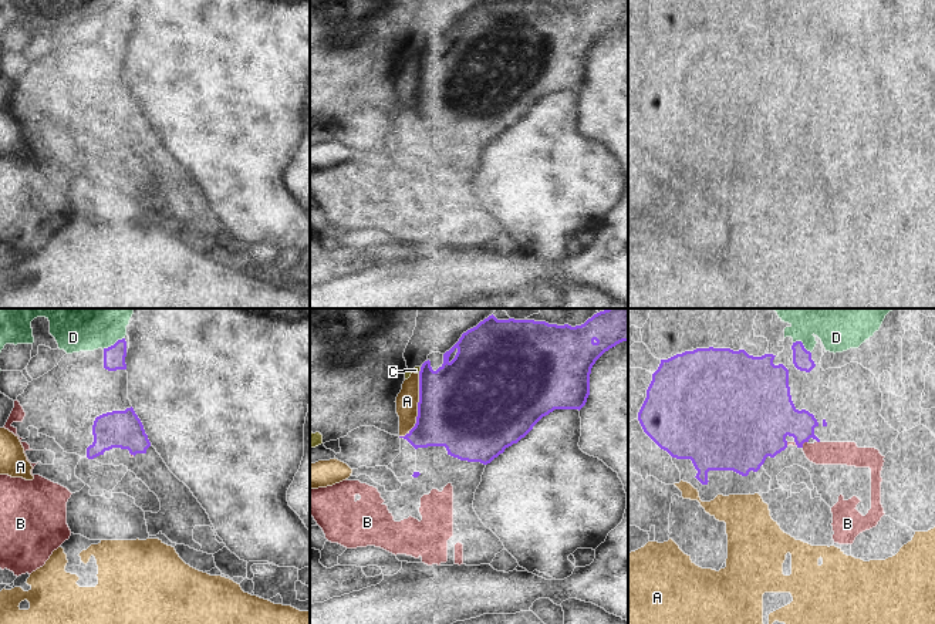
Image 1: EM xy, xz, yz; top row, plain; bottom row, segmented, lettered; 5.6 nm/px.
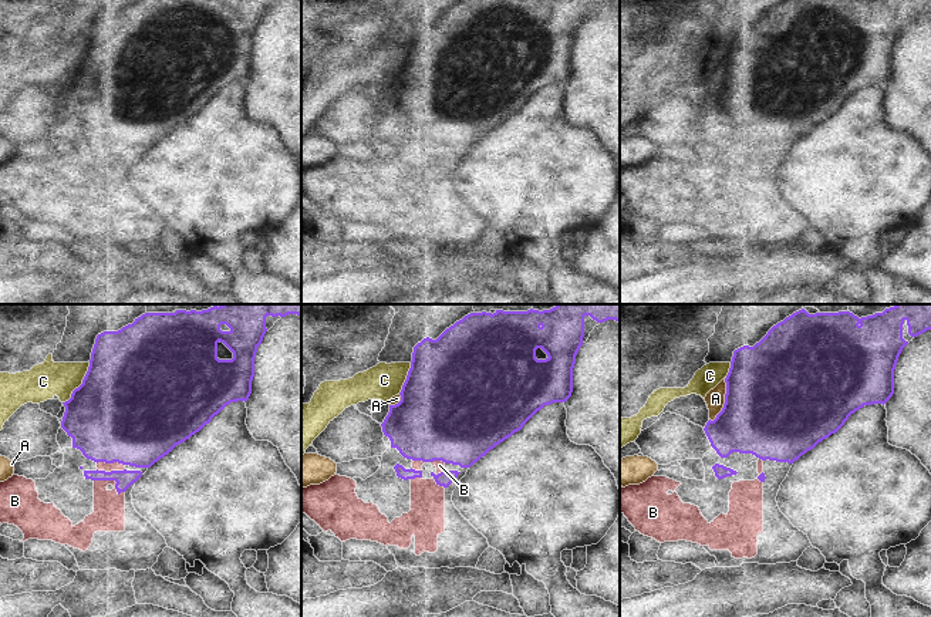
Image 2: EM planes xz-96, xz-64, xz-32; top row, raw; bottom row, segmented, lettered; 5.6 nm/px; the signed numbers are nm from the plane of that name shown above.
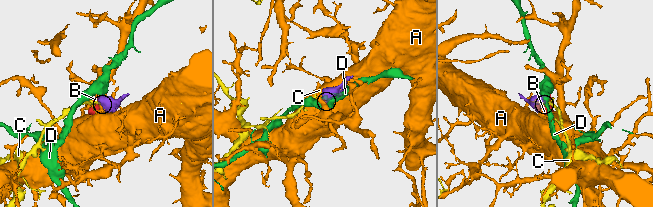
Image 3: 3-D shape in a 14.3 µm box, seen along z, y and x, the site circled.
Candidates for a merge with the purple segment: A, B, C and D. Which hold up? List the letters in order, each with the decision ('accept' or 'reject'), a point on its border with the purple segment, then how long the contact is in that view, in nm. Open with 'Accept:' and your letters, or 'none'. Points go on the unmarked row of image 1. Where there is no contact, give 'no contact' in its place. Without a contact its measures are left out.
Accept: B
A: reject; contact xz (418, 88); length 380 nm
B: accept; contact yz (803, 124); length 50 nm
C: reject; contact xz (421, 51); length 40 nm
D: reject; contact xy (114, 26); length 140 nm

